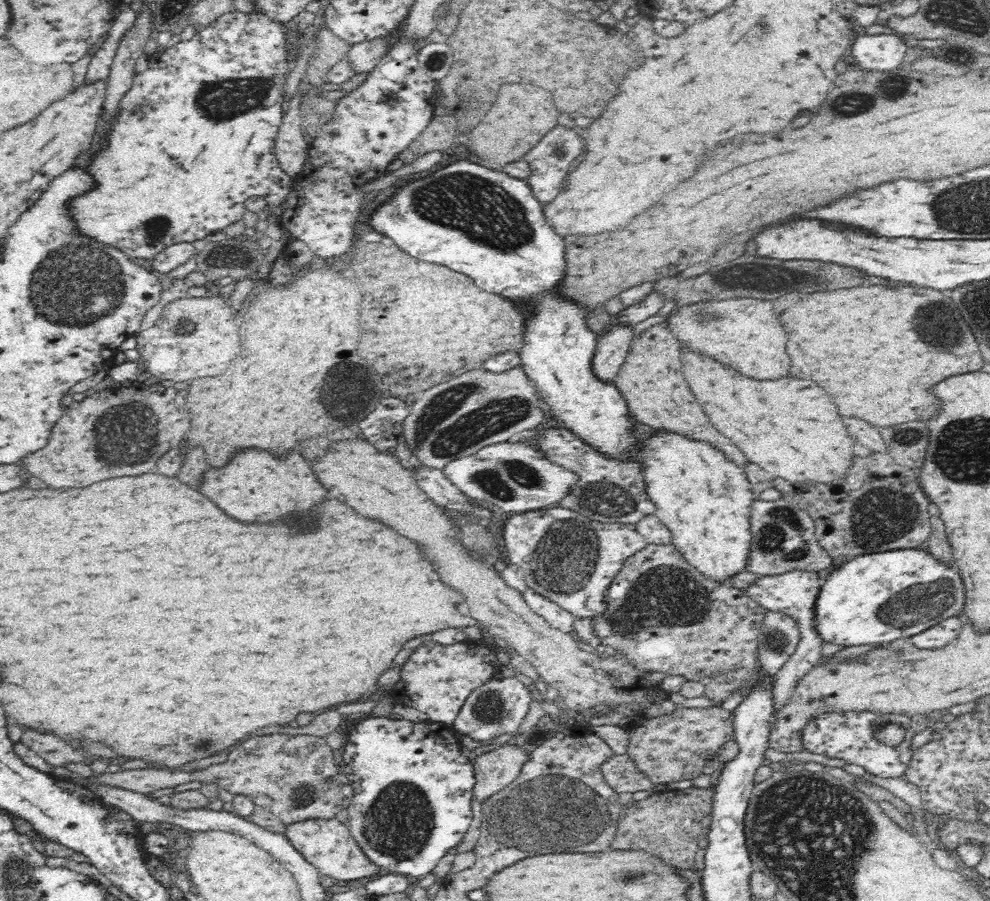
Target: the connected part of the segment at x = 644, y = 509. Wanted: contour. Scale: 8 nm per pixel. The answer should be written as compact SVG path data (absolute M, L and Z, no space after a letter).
M546 428L539 432L538 442L531 440L531 437L530 441L534 441L534 445L540 447L548 459L581 475L581 482L576 489L560 500L557 506L564 506L584 518L608 524L636 524L644 517L655 514L656 503L648 495L647 481L640 463L636 466L636 462L617 462L605 458L566 428Z

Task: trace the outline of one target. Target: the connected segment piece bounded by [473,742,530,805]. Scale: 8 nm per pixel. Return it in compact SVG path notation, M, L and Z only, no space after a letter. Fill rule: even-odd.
M519 742L504 744L474 760L476 802L482 805L519 776L521 767L530 756L530 752L521 746Z

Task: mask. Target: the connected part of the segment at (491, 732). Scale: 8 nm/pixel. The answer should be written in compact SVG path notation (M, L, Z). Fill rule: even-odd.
M507 677L499 681L491 679L472 690L452 726L458 734L466 734L470 740L486 744L502 734L517 734L520 724L530 710L530 704L532 704L530 690L527 690L516 677Z

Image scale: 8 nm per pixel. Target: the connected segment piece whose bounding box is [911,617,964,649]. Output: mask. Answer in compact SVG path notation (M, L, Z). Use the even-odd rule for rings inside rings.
M948 618L924 632L912 636L911 639L918 648L939 649L950 644L952 640L956 640L962 630L964 630L964 624L960 618Z

